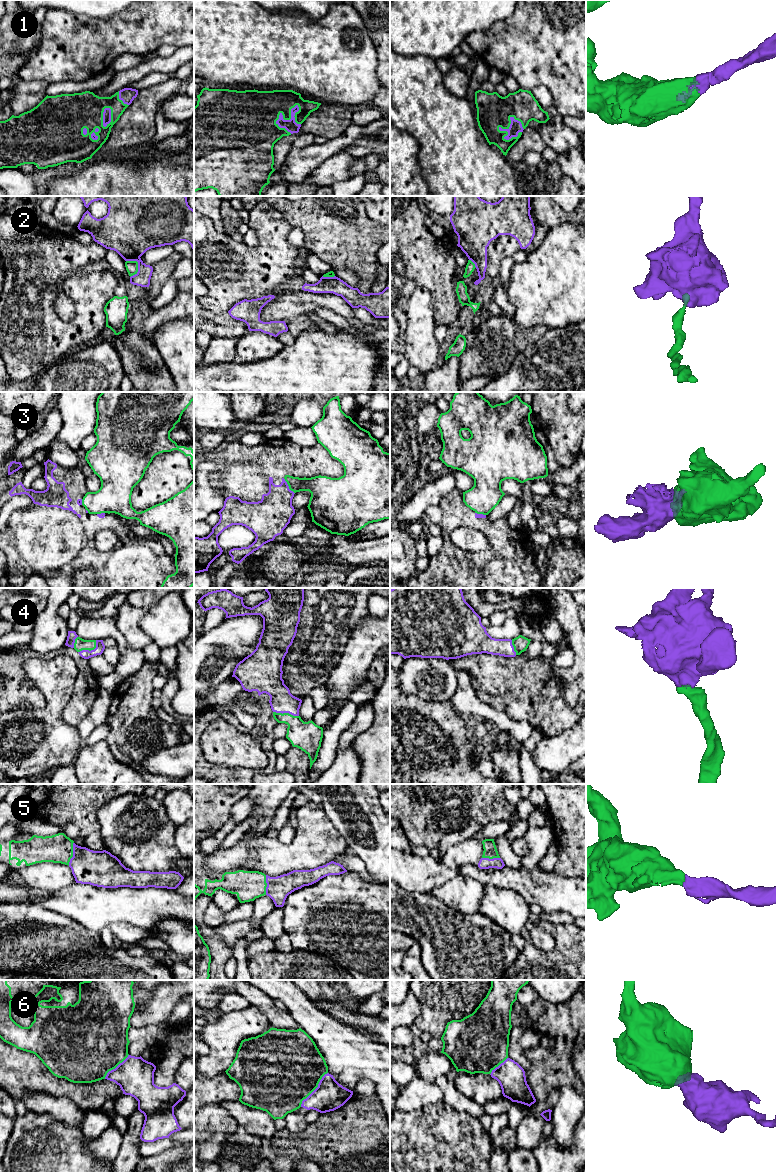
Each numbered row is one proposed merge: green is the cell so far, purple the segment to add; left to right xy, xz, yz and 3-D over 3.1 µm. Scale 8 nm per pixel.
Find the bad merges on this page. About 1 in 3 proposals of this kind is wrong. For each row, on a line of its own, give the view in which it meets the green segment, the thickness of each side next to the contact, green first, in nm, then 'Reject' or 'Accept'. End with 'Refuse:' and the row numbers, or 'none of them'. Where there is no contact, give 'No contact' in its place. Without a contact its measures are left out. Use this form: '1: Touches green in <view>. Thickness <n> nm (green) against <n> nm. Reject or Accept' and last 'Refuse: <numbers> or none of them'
1: Touches green in xz. Thickness 420 nm (green) against 100 nm. Accept
2: Touches green in xy. Thickness 100 nm (green) against 300 nm. Reject
3: Touches green in xz. Thickness 180 nm (green) against 280 nm. Reject
4: Touches green in xz. Thickness 240 nm (green) against 190 nm. Accept
5: Touches green in xy. Thickness 240 nm (green) against 280 nm. Accept
6: Touches green in xz. Thickness 500 nm (green) against 240 nm. Reject
Refuse: 2, 3, 6

